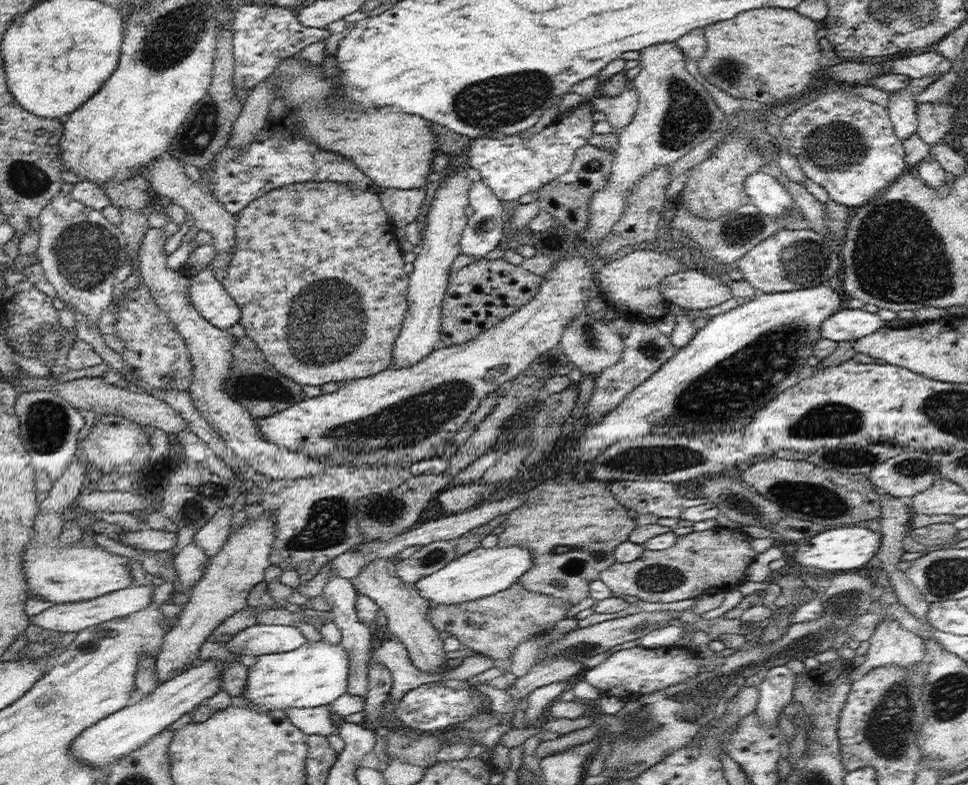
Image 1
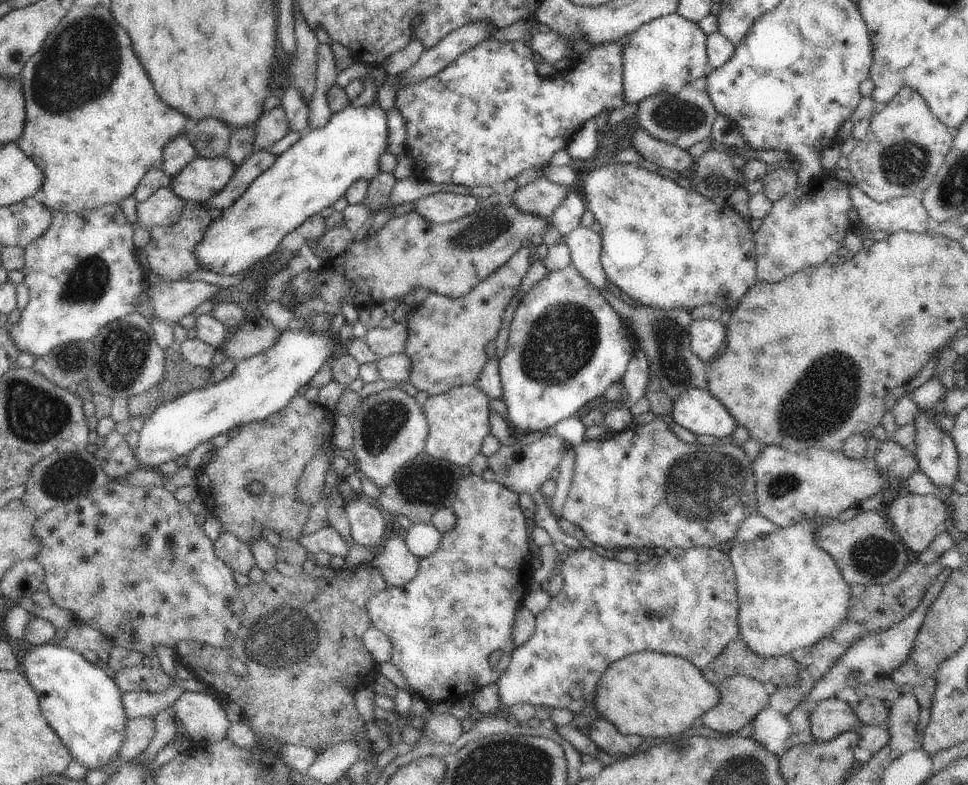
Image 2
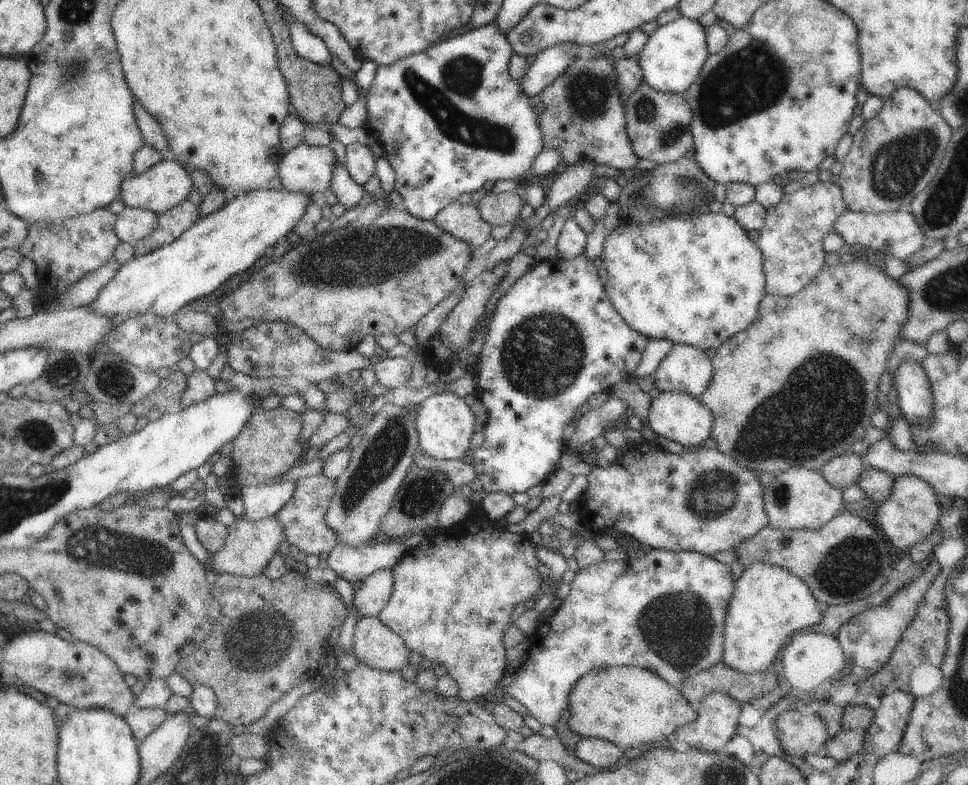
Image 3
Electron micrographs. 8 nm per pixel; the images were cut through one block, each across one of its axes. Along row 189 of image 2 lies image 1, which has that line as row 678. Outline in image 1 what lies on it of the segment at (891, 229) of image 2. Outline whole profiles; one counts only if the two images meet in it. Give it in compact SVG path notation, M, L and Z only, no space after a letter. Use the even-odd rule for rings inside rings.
M888 613L882 614L882 621L870 635L869 642L866 660L850 671L852 684L874 667L886 664L910 667L926 659L924 638L904 629L900 621Z

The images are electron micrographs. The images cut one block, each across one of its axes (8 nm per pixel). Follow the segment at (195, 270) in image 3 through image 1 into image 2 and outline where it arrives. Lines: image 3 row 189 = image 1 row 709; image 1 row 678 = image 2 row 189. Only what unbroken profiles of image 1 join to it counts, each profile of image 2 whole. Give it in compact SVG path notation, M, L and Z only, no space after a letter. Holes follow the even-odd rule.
M376 94L376 100L374 100L374 104L370 104L368 108L362 108L362 106L357 105L349 105L344 110L340 110L340 112L336 112L336 114L331 114L330 120L328 120L328 124L324 126L324 128L316 128L316 130L308 130L294 146L290 149L287 149L284 154L280 154L276 158L276 163L272 164L266 172L262 172L256 180L254 180L253 184L250 184L250 187L242 194L242 197L239 200L236 200L234 204L230 206L230 208L226 208L220 217L216 220L213 220L212 226L210 226L210 230L206 232L206 236L204 236L204 240L202 244L198 244L198 252L194 252L196 256L198 256L198 262L200 262L201 270L210 270L210 272L216 272L216 274L222 274L222 276L236 276L236 274L240 274L240 272L244 272L246 268L253 268L258 262L262 262L262 260L266 260L270 254L274 254L276 252L276 248L280 246L284 236L287 234L297 231L297 229L304 224L304 222L319 214L324 210L324 208L328 208L328 206L333 206L333 204L340 200L340 198L346 195L346 192L350 189L350 186L354 184L354 182L358 182L358 180L368 180L369 183L374 180L378 174L382 173L380 171L379 158L386 152L388 148L388 126L387 126L387 115L380 106Z

